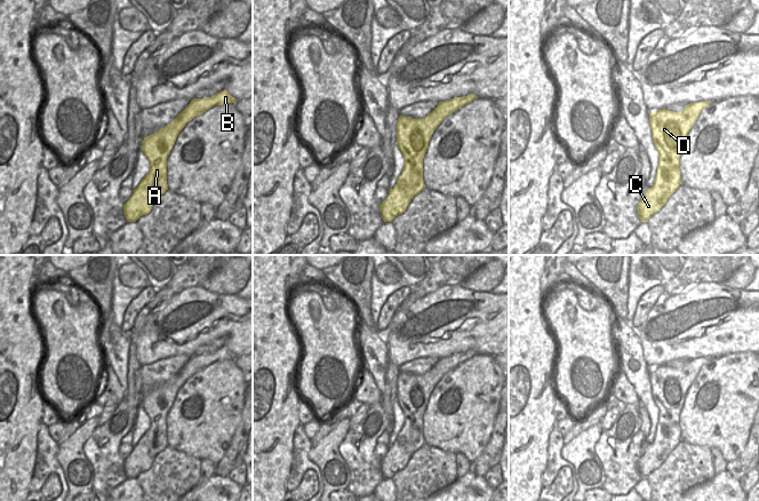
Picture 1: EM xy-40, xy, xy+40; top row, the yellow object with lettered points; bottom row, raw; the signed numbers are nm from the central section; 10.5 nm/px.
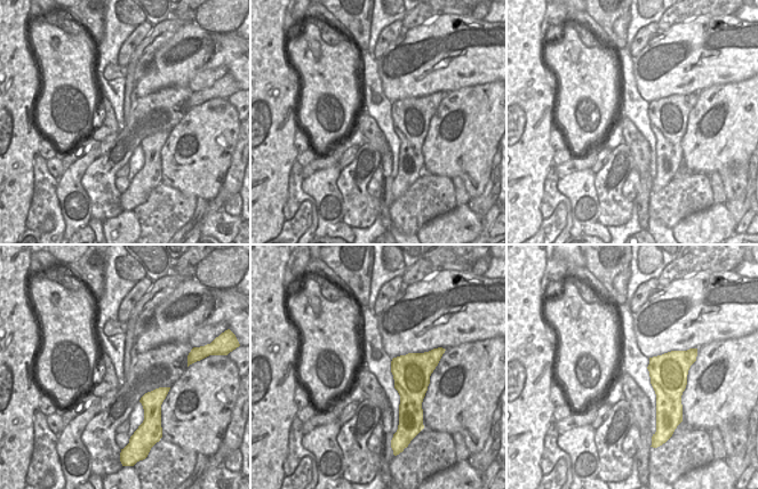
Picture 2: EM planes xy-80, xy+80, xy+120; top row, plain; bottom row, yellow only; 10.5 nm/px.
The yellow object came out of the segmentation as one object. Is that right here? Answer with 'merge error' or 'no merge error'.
no merge error

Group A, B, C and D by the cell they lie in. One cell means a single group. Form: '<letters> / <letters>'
A B C D

